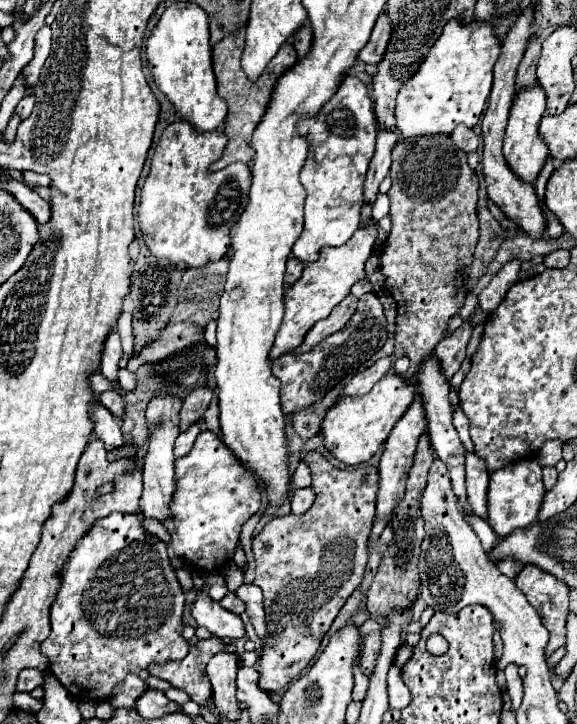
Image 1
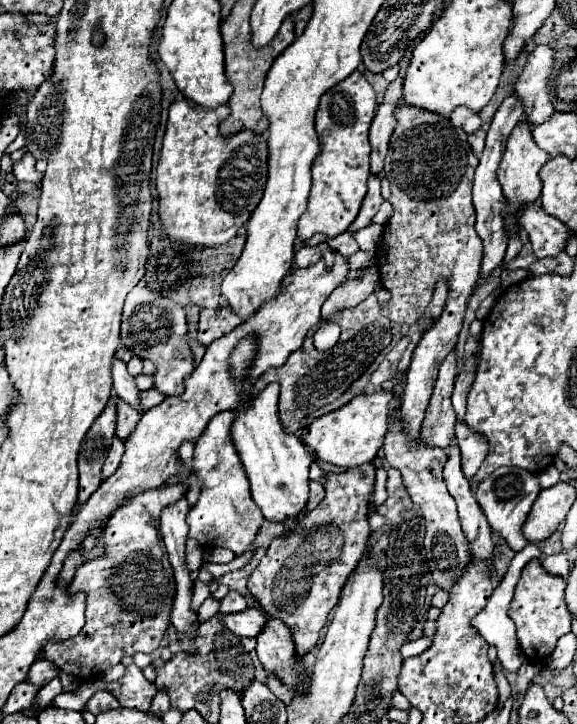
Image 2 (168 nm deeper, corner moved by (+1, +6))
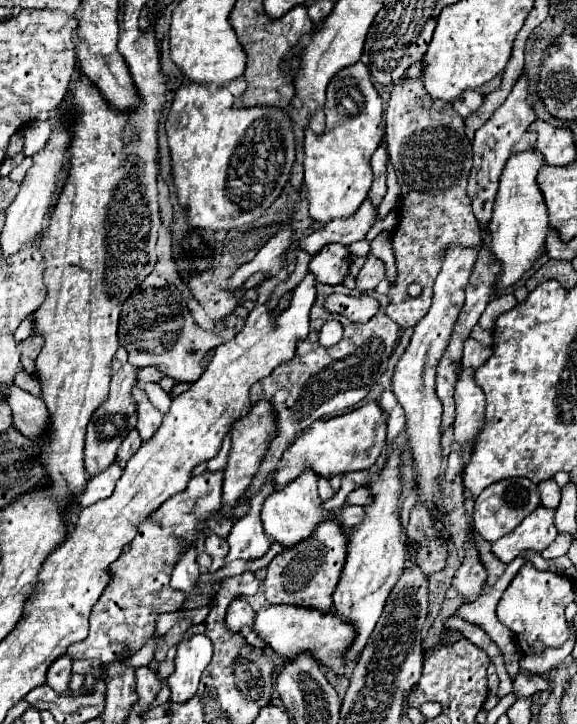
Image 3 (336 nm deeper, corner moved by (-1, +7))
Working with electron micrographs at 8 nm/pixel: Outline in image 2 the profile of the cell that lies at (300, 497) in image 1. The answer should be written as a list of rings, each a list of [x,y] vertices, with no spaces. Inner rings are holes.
[[[311,482],[309,484],[309,502],[307,502],[307,510],[313,510],[325,496],[325,490],[319,482]]]

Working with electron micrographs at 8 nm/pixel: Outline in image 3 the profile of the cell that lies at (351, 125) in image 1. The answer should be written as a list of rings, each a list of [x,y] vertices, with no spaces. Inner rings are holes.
[[[357,61],[353,65],[343,67],[333,75],[327,87],[327,101],[325,101],[325,129],[321,135],[313,133],[311,129],[305,131],[305,187],[309,195],[309,213],[317,223],[327,223],[337,217],[349,217],[353,215],[359,205],[367,199],[373,173],[371,173],[371,155],[381,143],[381,137],[385,133],[385,123],[383,123],[383,109],[381,109],[381,97],[371,81],[369,67],[363,61]]]

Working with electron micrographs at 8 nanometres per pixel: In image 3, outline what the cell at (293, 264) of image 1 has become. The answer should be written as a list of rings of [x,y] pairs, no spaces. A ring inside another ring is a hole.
[[[327,245],[317,257],[311,259],[309,271],[319,283],[343,285],[345,277],[349,275],[349,265],[351,253],[345,245]]]

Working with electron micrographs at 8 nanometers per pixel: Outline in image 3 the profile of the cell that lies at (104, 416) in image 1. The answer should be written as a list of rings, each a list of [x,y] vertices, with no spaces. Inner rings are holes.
[[[113,463],[113,465],[111,465],[109,469],[105,469],[103,473],[91,477],[91,479],[87,481],[87,485],[85,485],[85,491],[83,491],[81,497],[79,497],[81,507],[89,507],[89,505],[93,505],[93,503],[97,503],[97,501],[101,501],[101,499],[107,499],[107,497],[113,493],[115,483],[117,483],[117,479],[121,477],[121,473],[123,473],[121,467],[119,467],[117,463]]]

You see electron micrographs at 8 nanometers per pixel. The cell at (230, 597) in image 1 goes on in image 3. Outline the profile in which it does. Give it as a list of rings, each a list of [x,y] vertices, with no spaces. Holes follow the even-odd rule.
[[[237,599],[229,605],[225,615],[225,625],[233,633],[241,633],[243,629],[251,629],[255,623],[255,611],[245,599]]]

